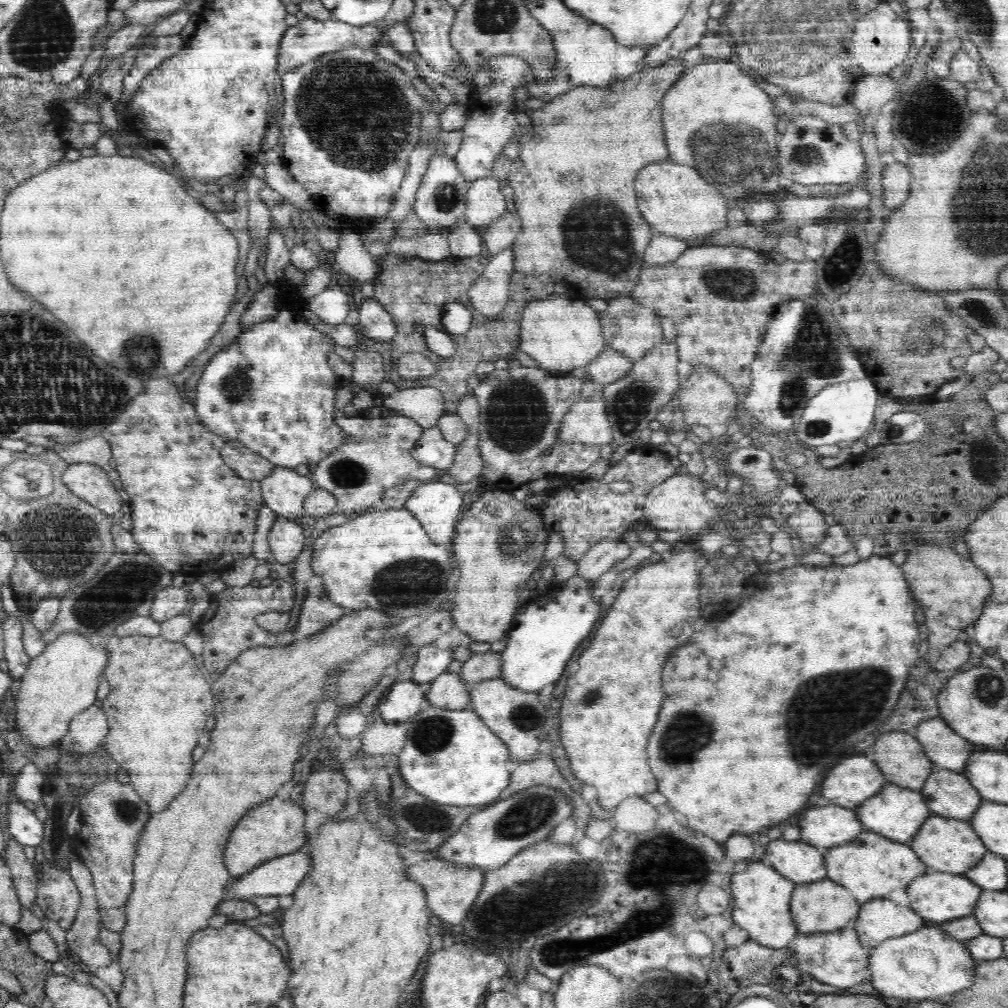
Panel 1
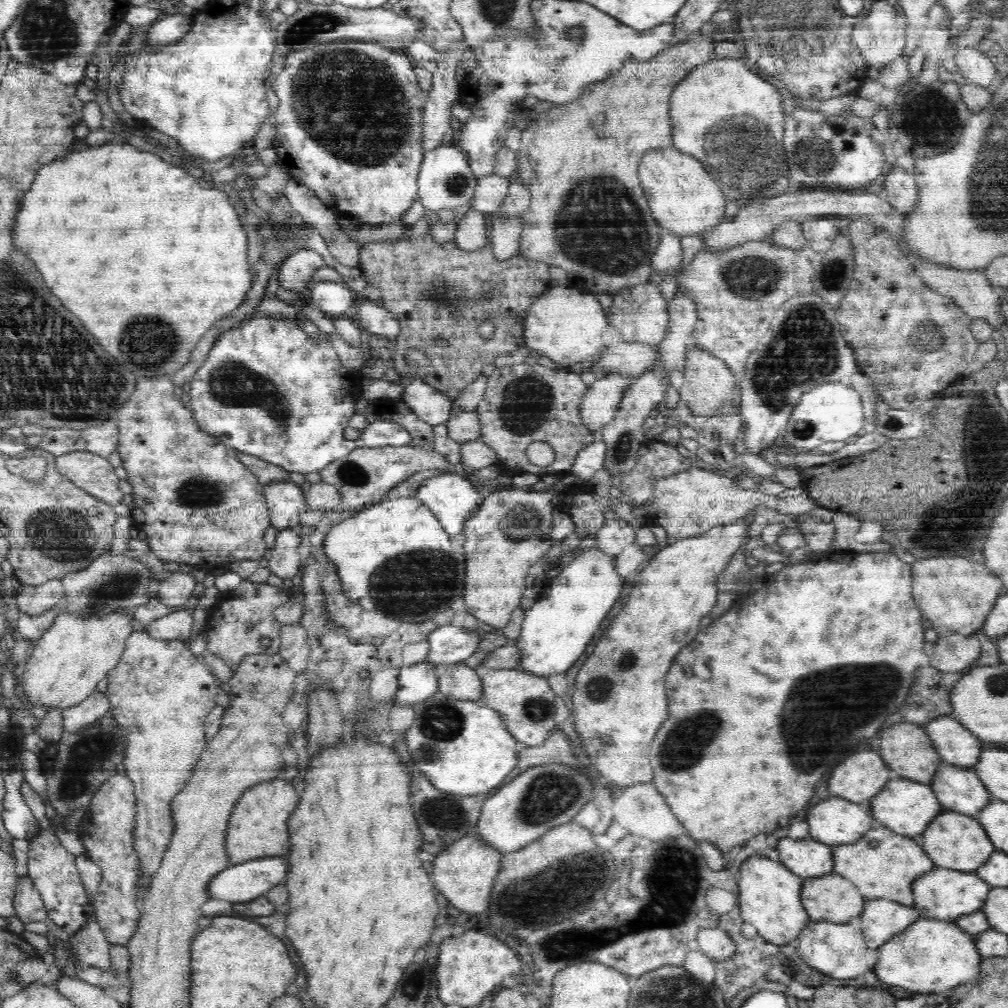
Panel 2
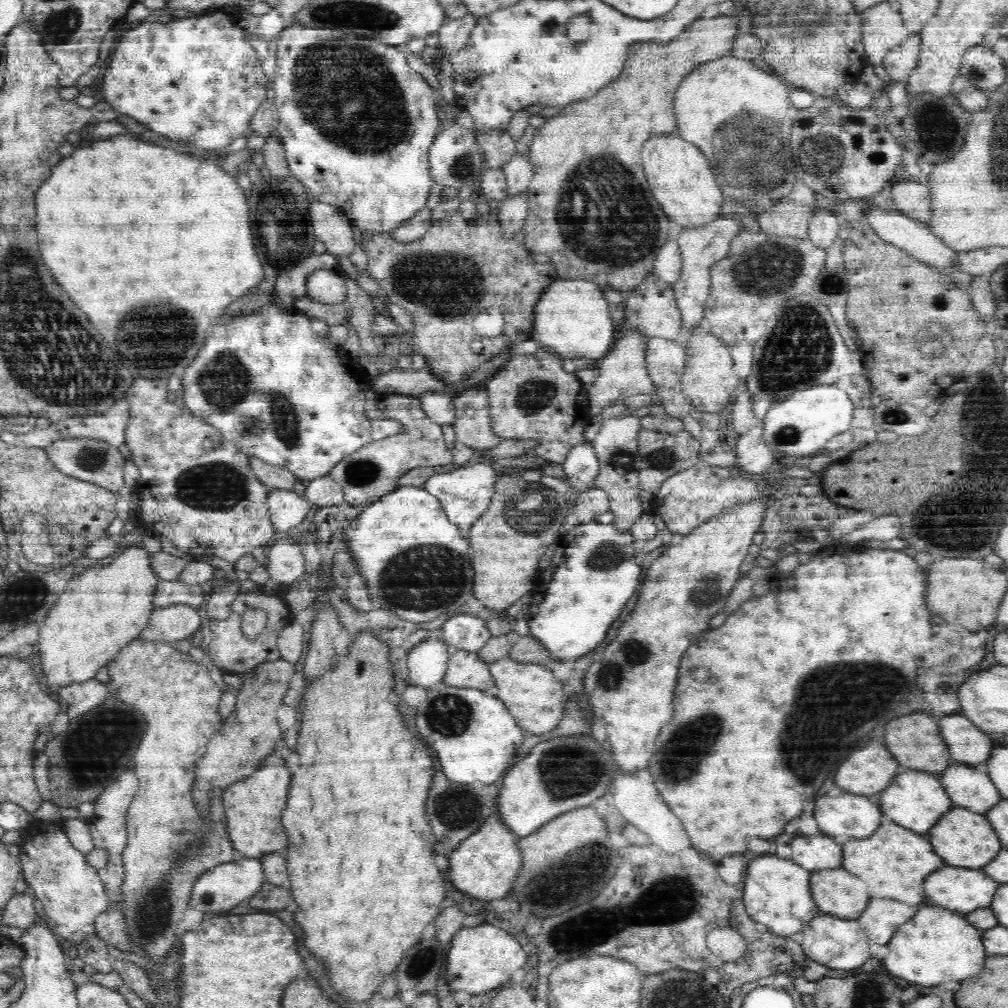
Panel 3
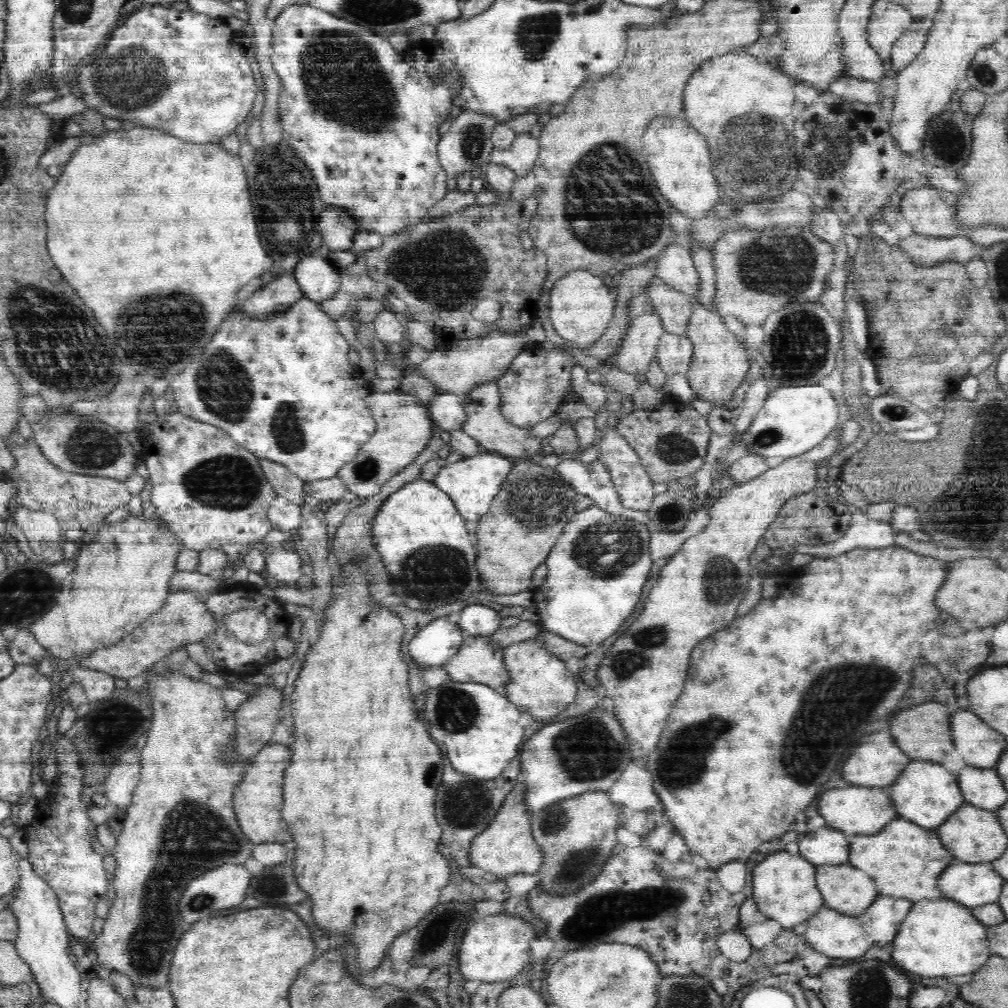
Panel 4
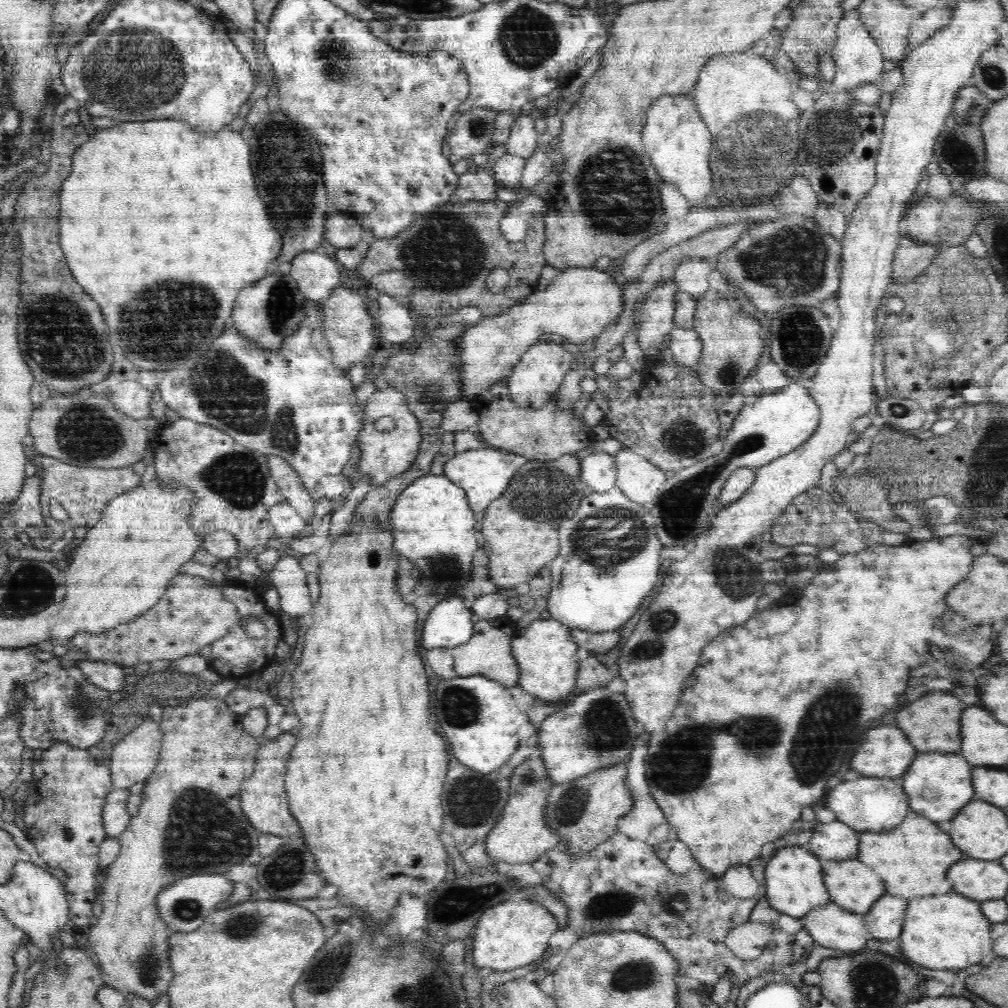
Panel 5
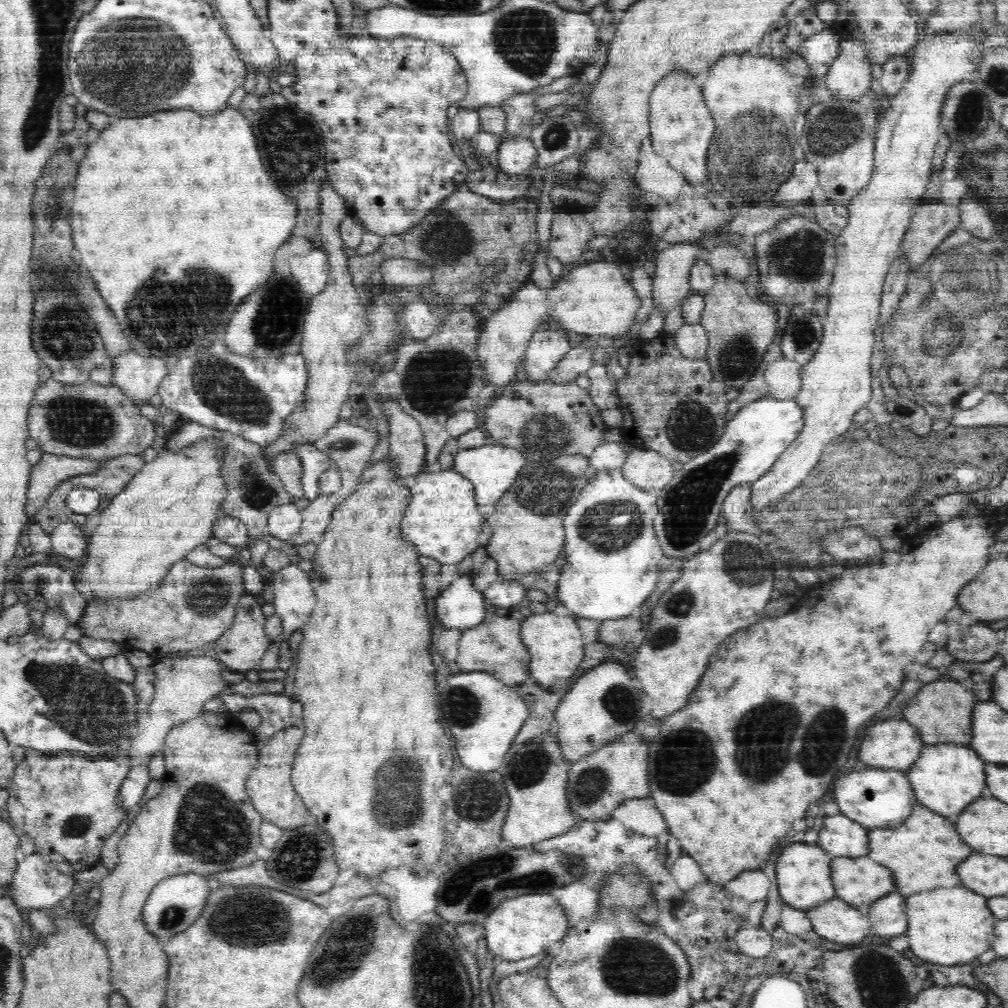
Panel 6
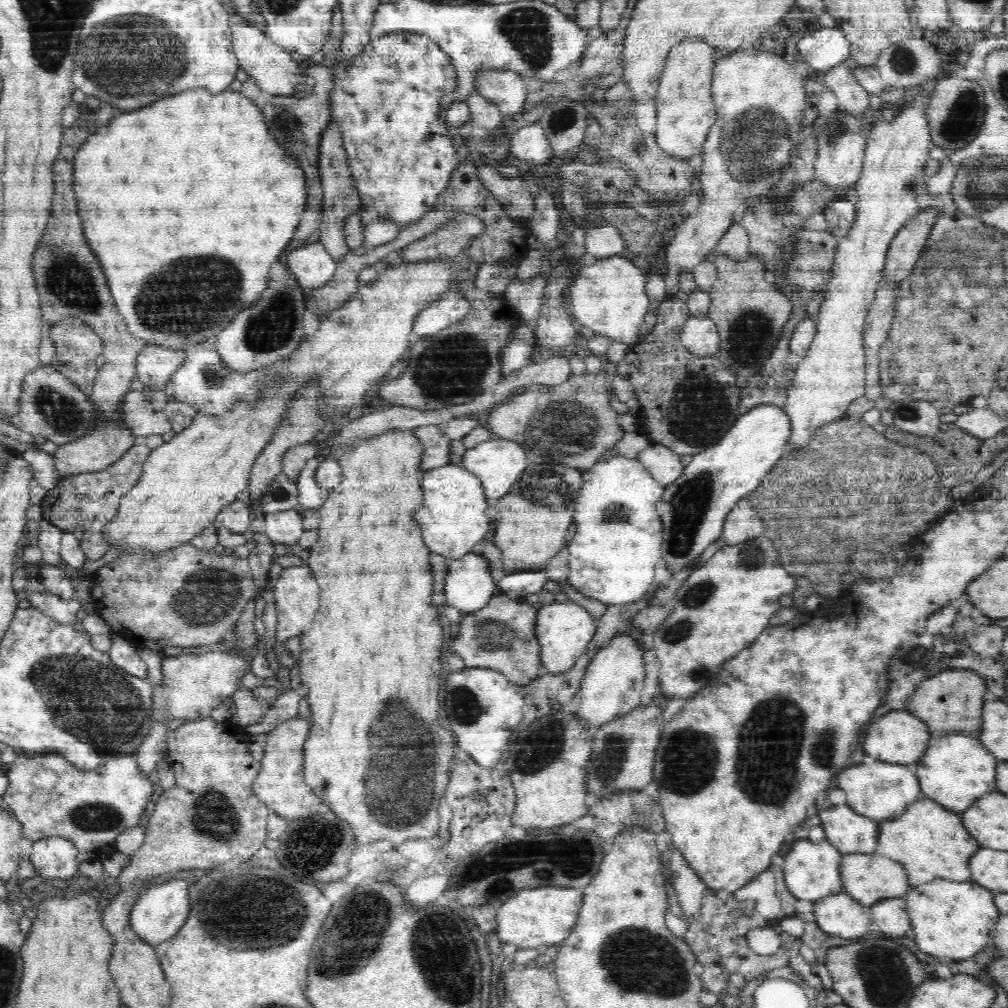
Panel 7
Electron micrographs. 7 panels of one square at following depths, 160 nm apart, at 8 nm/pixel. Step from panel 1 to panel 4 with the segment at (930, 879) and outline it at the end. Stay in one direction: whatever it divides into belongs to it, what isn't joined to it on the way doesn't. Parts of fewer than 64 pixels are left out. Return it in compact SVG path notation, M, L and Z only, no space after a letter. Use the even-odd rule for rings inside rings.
M955 861L940 874L940 892L946 899L973 909L997 902L1005 883L991 863Z

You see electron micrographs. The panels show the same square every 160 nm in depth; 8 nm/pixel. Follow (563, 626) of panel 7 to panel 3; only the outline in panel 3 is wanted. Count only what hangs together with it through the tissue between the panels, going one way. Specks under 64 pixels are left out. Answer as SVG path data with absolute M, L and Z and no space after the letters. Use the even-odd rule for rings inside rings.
M505 655L489 664L492 676L495 676L493 693L519 721L519 727L530 734L544 737L563 717L570 692L560 681L554 679L549 665L542 663L520 662Z

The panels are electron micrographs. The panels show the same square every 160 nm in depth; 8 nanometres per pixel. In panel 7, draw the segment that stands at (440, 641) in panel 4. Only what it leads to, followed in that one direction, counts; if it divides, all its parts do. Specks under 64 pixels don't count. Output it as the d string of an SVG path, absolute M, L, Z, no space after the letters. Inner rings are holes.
M468 552L460 559L450 560L443 590L447 606L462 615L480 611L496 594L491 564L479 554Z

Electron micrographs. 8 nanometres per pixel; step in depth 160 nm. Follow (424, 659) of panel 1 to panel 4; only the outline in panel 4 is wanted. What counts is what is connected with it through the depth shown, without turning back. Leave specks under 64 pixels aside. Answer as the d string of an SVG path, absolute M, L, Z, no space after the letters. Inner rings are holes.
M475 603L463 607L456 624L464 636L490 636L501 628L501 616L488 605Z

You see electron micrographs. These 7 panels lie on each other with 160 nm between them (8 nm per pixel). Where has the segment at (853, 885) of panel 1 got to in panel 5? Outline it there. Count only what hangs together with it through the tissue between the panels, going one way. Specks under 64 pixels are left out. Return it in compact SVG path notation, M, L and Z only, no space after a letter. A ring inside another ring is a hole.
M918 812L908 813L898 826L890 830L881 833L872 831L861 833L859 846L856 858L872 866L872 870L876 870L876 874L884 878L888 894L904 898L951 892L951 882L947 879L948 869L963 859L963 851L954 845L946 827Z

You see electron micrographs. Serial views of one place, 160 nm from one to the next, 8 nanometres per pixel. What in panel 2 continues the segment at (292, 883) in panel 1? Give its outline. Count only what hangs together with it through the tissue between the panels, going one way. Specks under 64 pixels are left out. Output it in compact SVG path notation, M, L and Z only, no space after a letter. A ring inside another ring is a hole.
M282 857L258 858L230 864L209 880L206 893L209 899L232 903L251 901L285 882L288 860Z

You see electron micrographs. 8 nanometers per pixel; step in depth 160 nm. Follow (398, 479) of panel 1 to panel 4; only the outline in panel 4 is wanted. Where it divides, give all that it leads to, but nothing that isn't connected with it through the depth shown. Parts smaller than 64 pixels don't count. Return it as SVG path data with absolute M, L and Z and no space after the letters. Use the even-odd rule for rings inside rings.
M400 388L390 392L374 392L366 397L368 409L372 412L376 421L376 430L373 431L368 442L365 442L358 451L358 454L350 462L347 462L342 469L339 470L337 477L347 486L349 497L370 497L380 492L382 486L395 477L396 474L402 472L408 465L418 458L418 455L426 446L428 446L429 438L434 434L435 420L431 419L424 405L420 405L420 401L416 397L405 393Z

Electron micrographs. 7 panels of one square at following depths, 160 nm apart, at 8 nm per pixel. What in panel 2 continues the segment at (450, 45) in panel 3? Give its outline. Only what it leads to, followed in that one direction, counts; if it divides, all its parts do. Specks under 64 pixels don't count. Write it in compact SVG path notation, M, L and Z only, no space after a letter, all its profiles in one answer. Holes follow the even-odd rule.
M460 40L448 46L448 50L438 52L438 68L432 73L433 83L427 92L427 106L424 109L424 153L439 148L450 128L452 120L450 107L458 100L462 87L455 79L456 66L468 47L464 40Z

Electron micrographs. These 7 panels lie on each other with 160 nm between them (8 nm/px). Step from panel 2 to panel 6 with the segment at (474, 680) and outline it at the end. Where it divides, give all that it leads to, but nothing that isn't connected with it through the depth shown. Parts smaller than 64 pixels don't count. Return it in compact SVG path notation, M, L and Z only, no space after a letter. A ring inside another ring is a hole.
M485 604L485 620L476 627L462 632L462 637L457 645L457 659L455 662L460 666L460 671L487 671L495 676L504 685L516 688L522 686L529 678L529 666L531 655L523 642L522 628L524 616L516 612L516 606L506 609Z

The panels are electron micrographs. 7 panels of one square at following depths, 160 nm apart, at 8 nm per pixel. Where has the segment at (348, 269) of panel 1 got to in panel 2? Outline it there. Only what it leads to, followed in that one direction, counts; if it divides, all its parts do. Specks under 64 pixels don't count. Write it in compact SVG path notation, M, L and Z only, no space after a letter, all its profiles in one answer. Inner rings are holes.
M285 182L282 193L288 199L290 206L299 213L305 224L314 232L320 233L327 244L331 255L342 266L360 268L361 246L340 228L338 218L341 216L336 210L326 207L314 194L313 190L296 182Z

